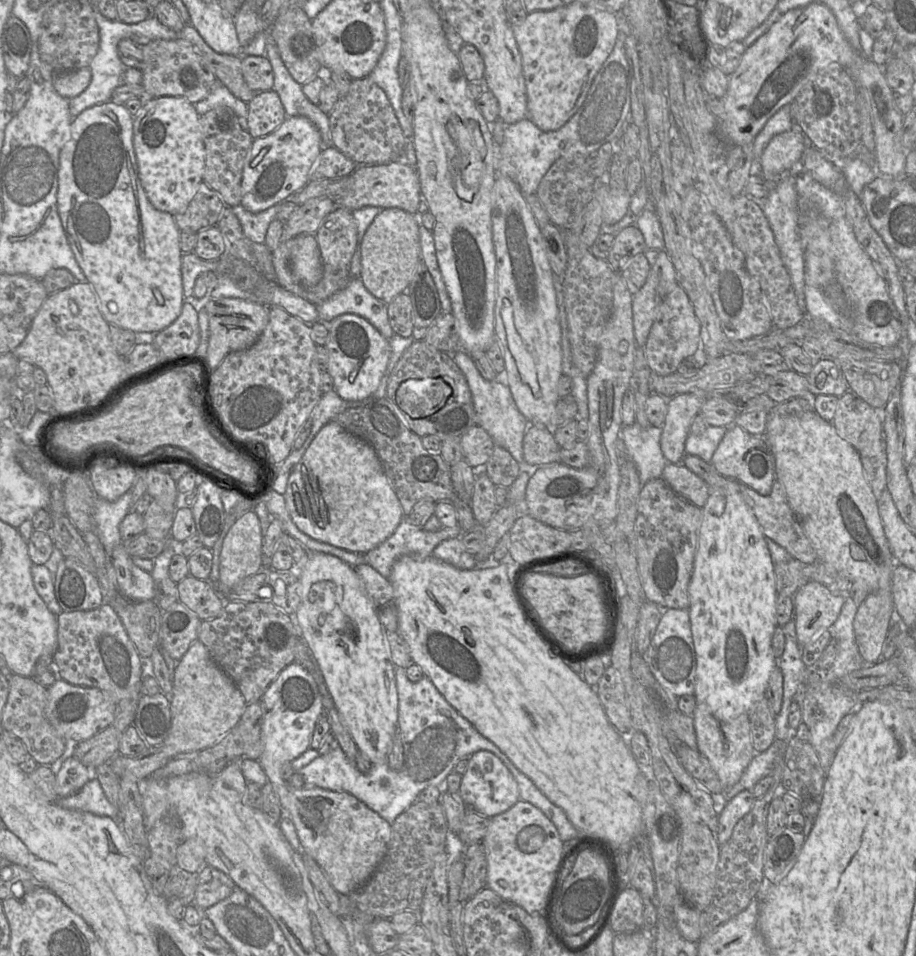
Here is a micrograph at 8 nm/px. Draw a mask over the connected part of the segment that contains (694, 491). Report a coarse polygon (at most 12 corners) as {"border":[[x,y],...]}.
{"border":[[667,463],[662,478],[699,508],[709,486],[683,463]]}

